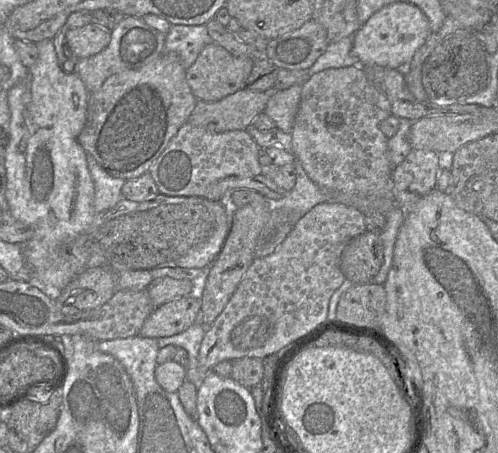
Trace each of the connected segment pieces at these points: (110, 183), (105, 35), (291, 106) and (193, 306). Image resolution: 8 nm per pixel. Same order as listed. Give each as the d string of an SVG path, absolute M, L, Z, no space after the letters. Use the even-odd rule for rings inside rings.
M87 153L87 166L94 182L94 209L96 213L113 207L124 197L121 189L126 180L116 178L108 174L94 159Z
M95 24L65 30L70 50L77 58L85 58L102 51L111 40L111 31Z
M301 84L269 93L269 99L264 109L276 124L277 129L291 133L300 104Z
M196 294L173 299L153 309L139 334L161 338L179 334L200 319L201 303Z

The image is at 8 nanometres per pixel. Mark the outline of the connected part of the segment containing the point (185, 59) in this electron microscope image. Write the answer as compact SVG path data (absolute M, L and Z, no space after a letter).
M205 24L171 25L166 34L164 52L175 53L187 70L197 59L202 49L213 43Z

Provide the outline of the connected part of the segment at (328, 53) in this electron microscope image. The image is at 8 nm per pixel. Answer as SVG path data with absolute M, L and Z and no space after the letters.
M353 36L330 43L326 51L307 69L308 75L313 75L325 69L359 65L359 61L353 54L352 48Z

